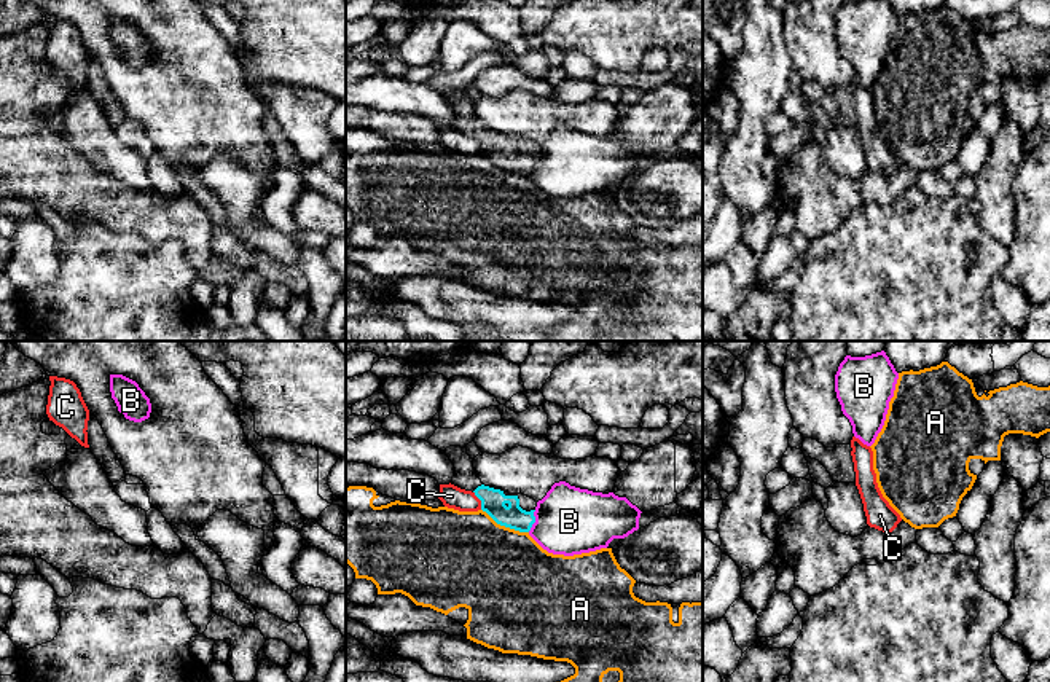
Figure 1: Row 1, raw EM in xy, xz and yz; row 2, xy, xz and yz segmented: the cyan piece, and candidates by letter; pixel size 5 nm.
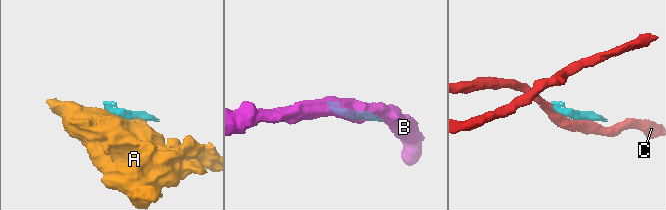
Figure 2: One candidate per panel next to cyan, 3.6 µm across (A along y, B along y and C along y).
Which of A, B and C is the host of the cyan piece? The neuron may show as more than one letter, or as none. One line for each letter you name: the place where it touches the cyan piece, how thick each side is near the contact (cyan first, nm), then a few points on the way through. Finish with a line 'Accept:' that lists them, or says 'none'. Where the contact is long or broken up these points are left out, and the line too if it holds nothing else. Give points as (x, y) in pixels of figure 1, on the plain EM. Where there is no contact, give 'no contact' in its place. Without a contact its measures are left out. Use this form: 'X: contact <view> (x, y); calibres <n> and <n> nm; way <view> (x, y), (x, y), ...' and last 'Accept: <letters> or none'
Accept: none

